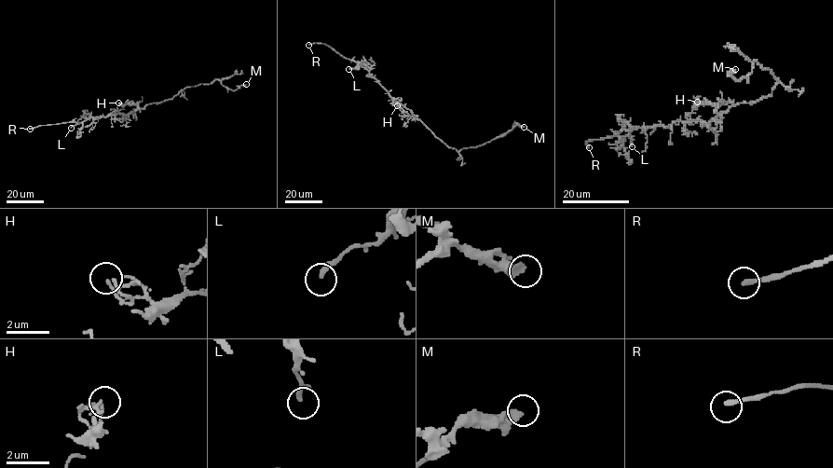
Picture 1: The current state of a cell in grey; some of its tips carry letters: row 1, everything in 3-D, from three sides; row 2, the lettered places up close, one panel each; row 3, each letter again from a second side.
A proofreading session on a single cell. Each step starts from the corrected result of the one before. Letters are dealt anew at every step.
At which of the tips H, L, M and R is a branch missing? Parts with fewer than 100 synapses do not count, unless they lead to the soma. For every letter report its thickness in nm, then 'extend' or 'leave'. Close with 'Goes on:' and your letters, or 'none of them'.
H: 120 nm | leave
L: 150 nm | leave
M: 360 nm | leave
R: 200 nm | extend
Goes on: R

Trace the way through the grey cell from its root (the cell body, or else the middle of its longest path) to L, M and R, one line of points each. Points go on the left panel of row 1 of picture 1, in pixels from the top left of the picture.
L: (137, 110), (128, 115), (82, 117), (71, 128)
M: (137, 110), (170, 99), (186, 87), (211, 83), (216, 79), (232, 90), (246, 84)
R: (137, 110), (128, 115), (111, 114), (106, 116), (89, 117), (78, 123), (62, 122), (30, 129)

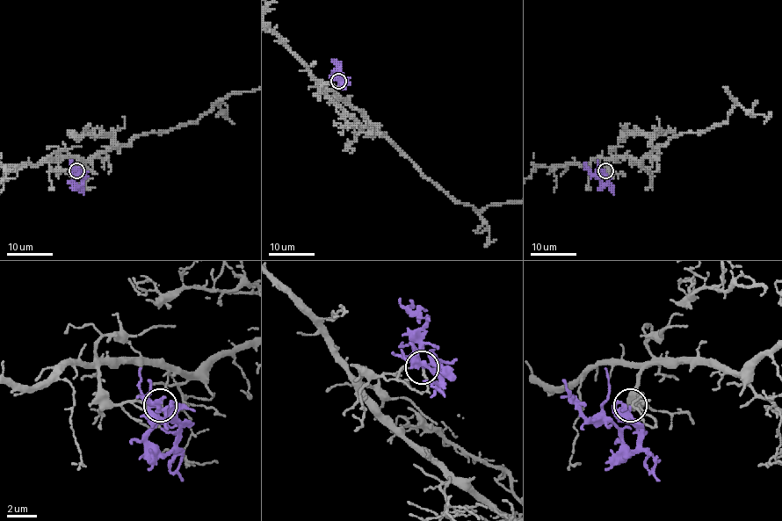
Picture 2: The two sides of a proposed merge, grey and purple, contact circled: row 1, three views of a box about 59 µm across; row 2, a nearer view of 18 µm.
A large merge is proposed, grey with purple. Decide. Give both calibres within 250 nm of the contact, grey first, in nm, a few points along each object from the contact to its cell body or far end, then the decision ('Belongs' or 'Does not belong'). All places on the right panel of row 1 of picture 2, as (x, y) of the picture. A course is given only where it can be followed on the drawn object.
Thickness 160 nm (grey) against 180 nm. Course of purple: (604, 171), (592, 174), (584, 162). Does not belong

